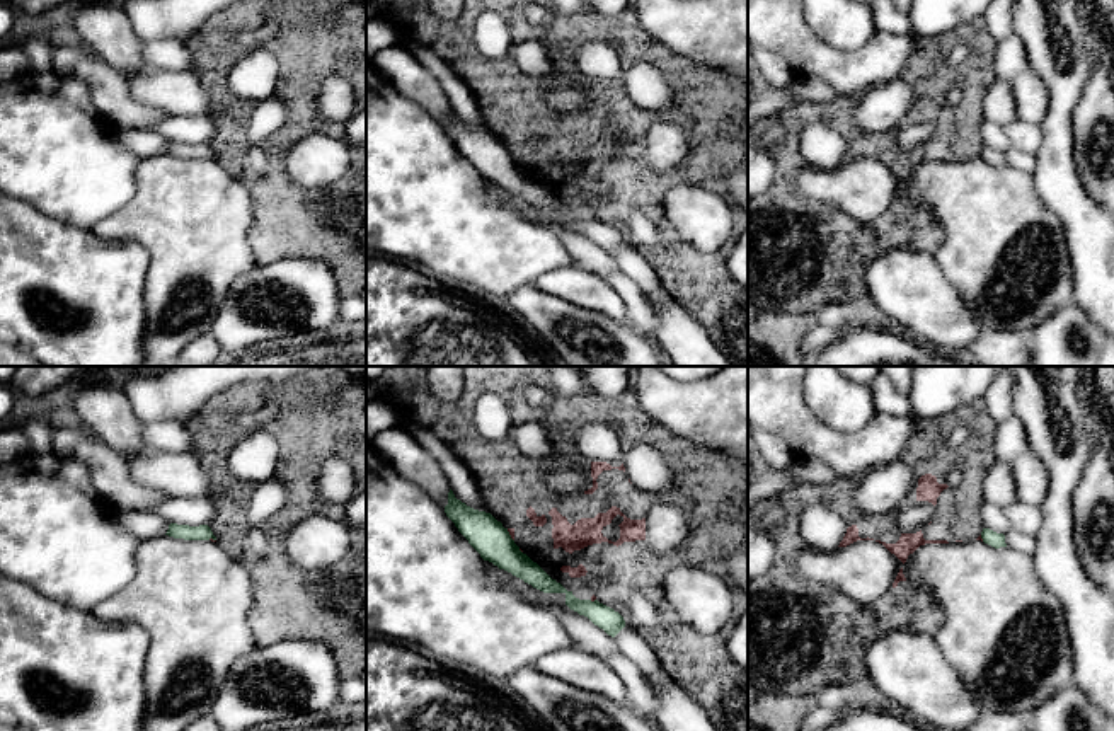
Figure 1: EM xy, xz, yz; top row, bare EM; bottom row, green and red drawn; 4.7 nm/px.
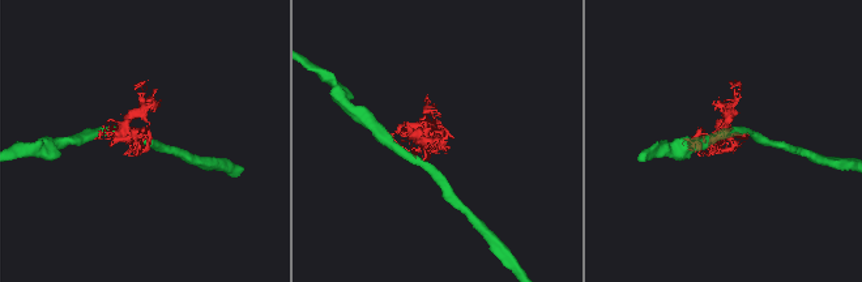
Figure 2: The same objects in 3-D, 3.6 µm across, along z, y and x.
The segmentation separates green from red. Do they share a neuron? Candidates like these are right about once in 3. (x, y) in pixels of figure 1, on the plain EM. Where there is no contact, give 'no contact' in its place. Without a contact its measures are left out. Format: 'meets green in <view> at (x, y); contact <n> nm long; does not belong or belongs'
meets green in xz at (510, 154); contact 70 nm long; does not belong

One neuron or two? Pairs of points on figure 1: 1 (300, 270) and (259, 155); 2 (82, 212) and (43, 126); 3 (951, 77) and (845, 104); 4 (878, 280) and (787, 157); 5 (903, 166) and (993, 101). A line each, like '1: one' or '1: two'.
1: two
2: one
3: one
4: two
5: two

